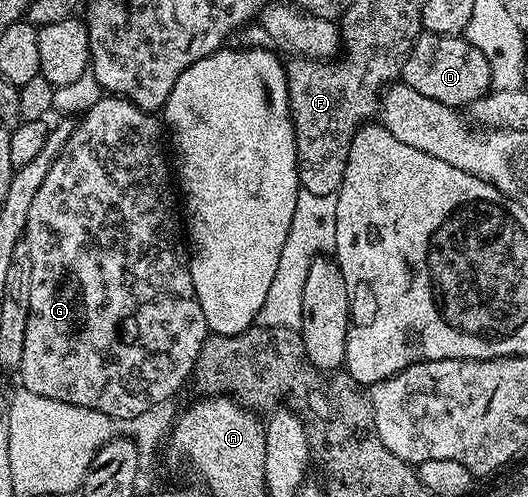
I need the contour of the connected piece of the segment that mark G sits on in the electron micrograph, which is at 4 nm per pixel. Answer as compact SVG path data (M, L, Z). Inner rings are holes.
M112 94L102 95L100 100L95 102L93 106L83 113L80 120L81 125L78 123L76 127L74 127L73 133L69 136L69 141L66 142L63 146L63 150L59 154L59 158L55 158L51 170L47 170L47 178L43 178L43 186L39 186L39 190L31 202L31 211L27 214L27 226L25 227L23 238L27 242L27 246L31 246L31 310L27 318L27 339L23 342L23 358L21 359L19 375L21 375L22 382L25 383L22 384L24 391L30 392L31 394L39 394L43 398L55 398L61 405L74 404L75 406L83 406L91 410L99 410L103 414L107 414L113 420L124 422L134 420L139 414L151 410L151 406L159 406L159 402L173 400L174 397L176 397L176 392L179 391L184 384L187 384L187 381L192 377L193 367L199 358L199 350L205 344L207 337L210 335L210 331L205 321L205 315L203 314L203 306L199 306L199 298L195 294L195 286L191 282L191 274L189 273L190 253L187 251L187 236L183 231L183 216L179 211L179 196L175 191L175 176L171 171L171 160L167 155L166 141L165 144L161 141L161 132L163 136L162 121L158 119L154 113L143 111L139 106L132 104L130 100L124 100L122 96ZM133 320L137 320L137 322L141 324L141 326L137 326L137 348L135 348L135 344L133 344Z

